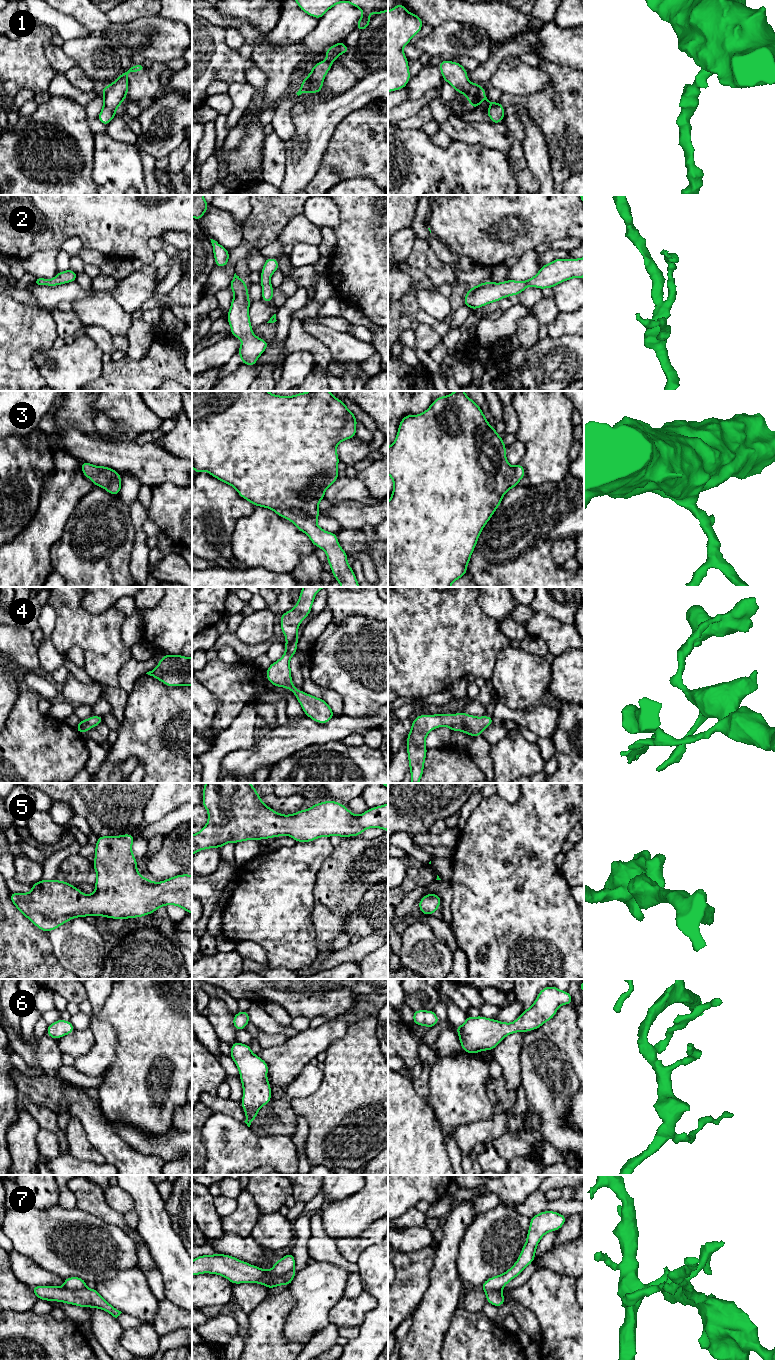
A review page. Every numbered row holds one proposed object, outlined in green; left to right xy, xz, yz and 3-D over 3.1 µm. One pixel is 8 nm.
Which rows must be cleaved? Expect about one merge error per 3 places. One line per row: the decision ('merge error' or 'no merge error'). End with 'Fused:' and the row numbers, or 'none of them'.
1: no merge error
2: no merge error
3: no merge error
4: no merge error
5: no merge error
6: no merge error
7: merge error
Fused: 7

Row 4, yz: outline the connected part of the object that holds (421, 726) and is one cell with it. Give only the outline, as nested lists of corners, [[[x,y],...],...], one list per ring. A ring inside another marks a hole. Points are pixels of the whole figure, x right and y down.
[[[464,712],[457,714],[422,714],[412,721],[407,737],[407,754],[411,772],[411,783],[419,783],[424,770],[427,748],[426,736],[435,728],[447,726],[451,731],[461,731],[473,738],[481,736],[483,730],[493,724],[493,717],[476,717]]]

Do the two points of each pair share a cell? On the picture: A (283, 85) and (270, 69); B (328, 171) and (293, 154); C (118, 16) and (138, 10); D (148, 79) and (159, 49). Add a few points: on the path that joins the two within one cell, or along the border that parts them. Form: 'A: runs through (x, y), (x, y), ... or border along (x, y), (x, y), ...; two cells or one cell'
A: runs through (279, 81), (274, 73); one cell
B: border along (328, 144), (318, 170), (307, 184); two cells
C: runs through (123, 13), (133, 10); one cell
D: border along (151, 61), (163, 63); two cells

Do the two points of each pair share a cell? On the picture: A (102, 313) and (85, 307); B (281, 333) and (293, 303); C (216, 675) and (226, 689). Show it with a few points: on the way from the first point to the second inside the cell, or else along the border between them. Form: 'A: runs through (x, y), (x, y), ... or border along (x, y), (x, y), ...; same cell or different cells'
A: runs through (98, 310), (89, 310); same cell
B: runs through (282, 326), (283, 314), (286, 310); same cell
C: runs through (219, 678), (226, 686); same cell

